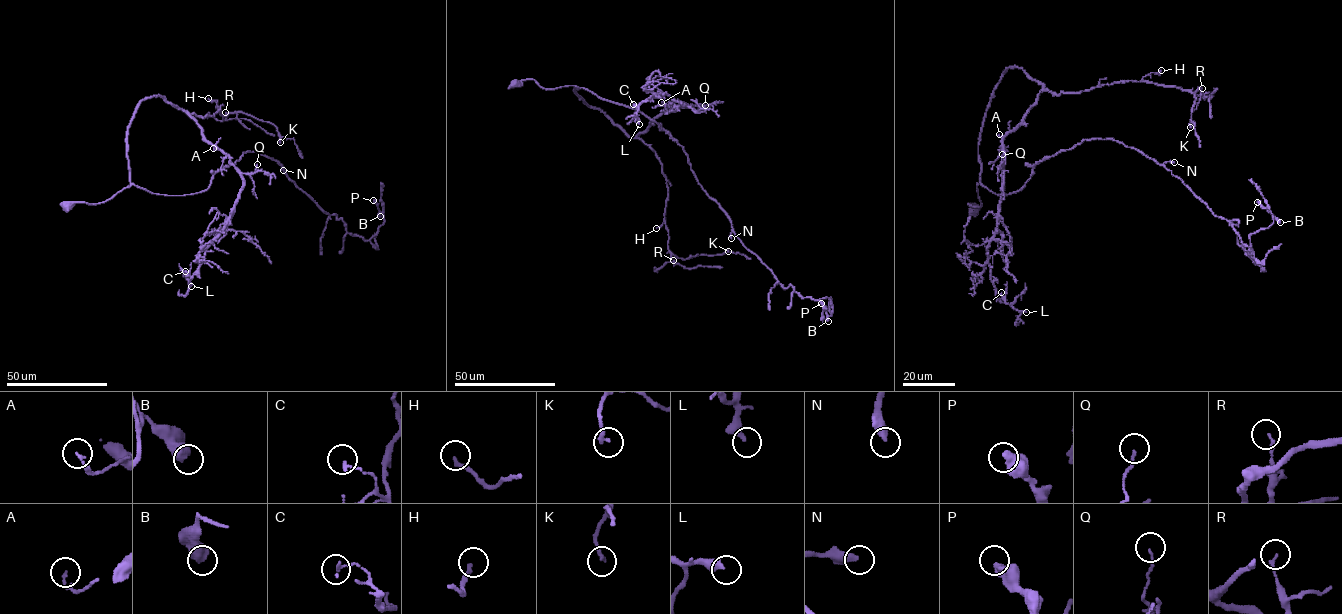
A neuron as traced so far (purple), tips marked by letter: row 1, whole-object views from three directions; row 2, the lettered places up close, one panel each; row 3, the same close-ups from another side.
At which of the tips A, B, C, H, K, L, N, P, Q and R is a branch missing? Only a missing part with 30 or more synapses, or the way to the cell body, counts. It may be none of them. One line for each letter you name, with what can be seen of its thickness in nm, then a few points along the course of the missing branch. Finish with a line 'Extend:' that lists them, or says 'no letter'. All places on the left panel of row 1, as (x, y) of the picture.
N: 400 nm thick; missing branch runs (283, 170), (280, 172), (293, 191), (301, 215), (301, 234), (285, 243)
Extend: N

